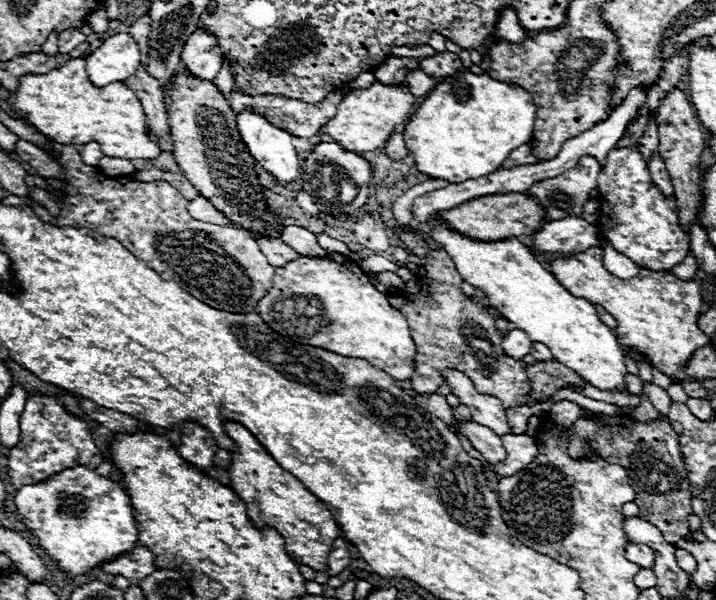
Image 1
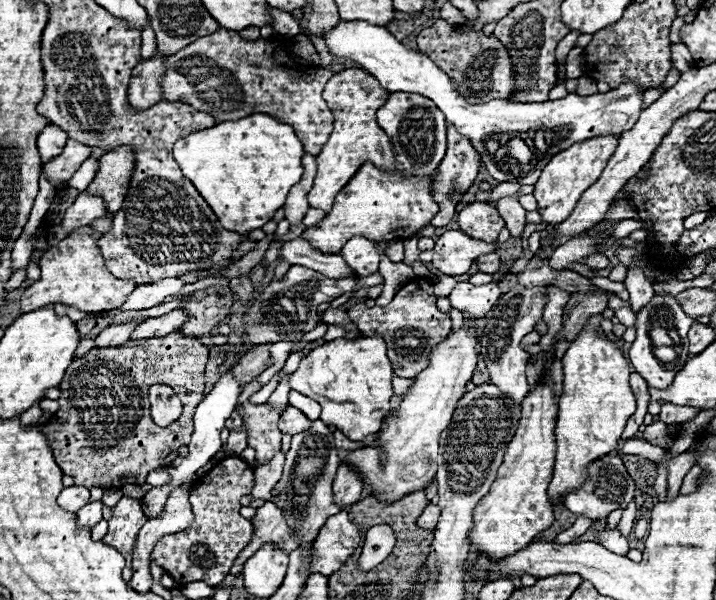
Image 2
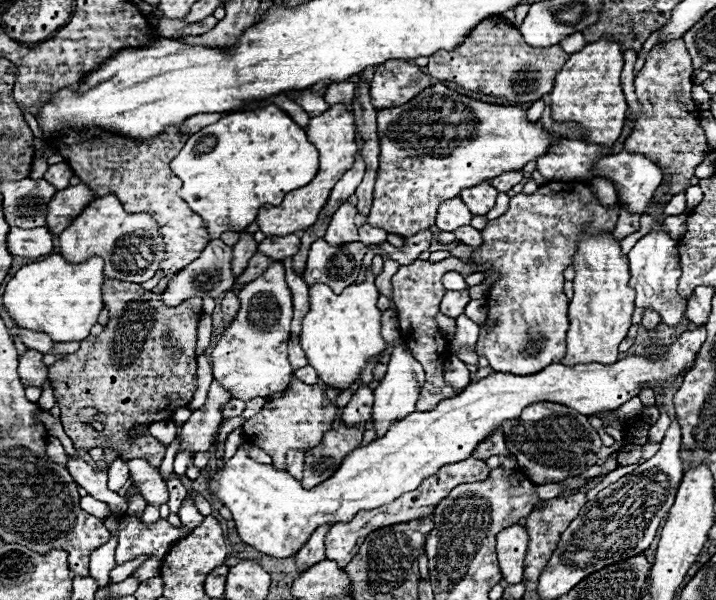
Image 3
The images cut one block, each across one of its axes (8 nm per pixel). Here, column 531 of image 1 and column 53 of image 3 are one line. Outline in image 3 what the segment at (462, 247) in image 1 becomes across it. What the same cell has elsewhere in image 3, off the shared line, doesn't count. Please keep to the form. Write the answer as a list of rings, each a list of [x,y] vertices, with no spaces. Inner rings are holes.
[[[50,252],[44,260],[32,262],[22,266],[12,280],[6,286],[4,292],[4,306],[10,312],[12,320],[18,326],[36,330],[36,332],[48,332],[52,340],[56,342],[72,342],[72,340],[84,340],[90,334],[90,328],[98,322],[98,314],[104,308],[102,302],[102,284],[104,284],[104,260],[94,256],[80,264],[70,264],[60,252]]]

